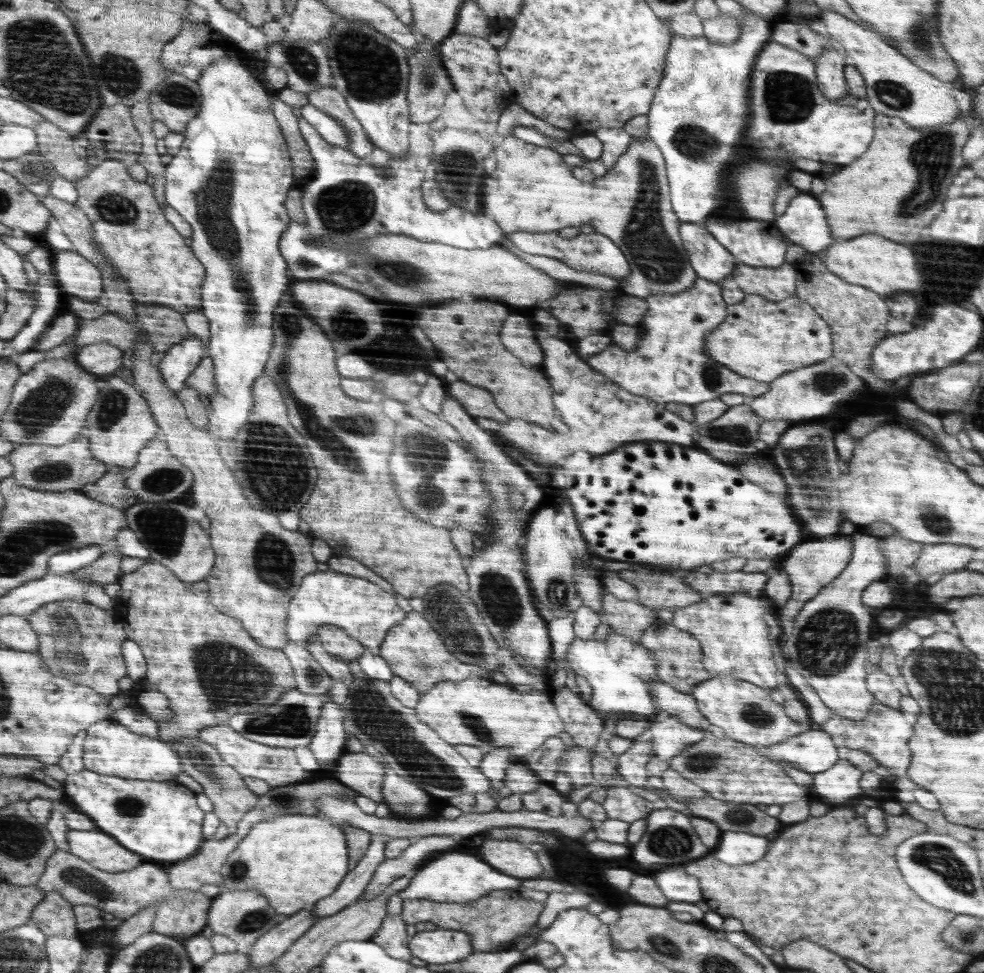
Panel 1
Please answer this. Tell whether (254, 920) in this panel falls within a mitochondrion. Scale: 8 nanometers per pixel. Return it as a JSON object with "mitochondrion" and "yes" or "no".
{"mitochondrion":"yes"}

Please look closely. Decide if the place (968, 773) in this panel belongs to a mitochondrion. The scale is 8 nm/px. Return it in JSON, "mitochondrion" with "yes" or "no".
{"mitochondrion":"no"}

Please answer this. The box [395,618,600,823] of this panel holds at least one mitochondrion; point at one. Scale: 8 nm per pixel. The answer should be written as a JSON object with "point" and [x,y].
{"point":[478,726]}

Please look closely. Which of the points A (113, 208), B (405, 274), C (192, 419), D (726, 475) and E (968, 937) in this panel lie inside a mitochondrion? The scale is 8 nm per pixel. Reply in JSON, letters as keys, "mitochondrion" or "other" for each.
{"A":"mitochondrion","B":"mitochondrion","C":"other","D":"other","E":"mitochondrion"}

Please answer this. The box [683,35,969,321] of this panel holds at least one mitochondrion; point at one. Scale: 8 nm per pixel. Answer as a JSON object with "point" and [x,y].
{"point":[931,156]}

